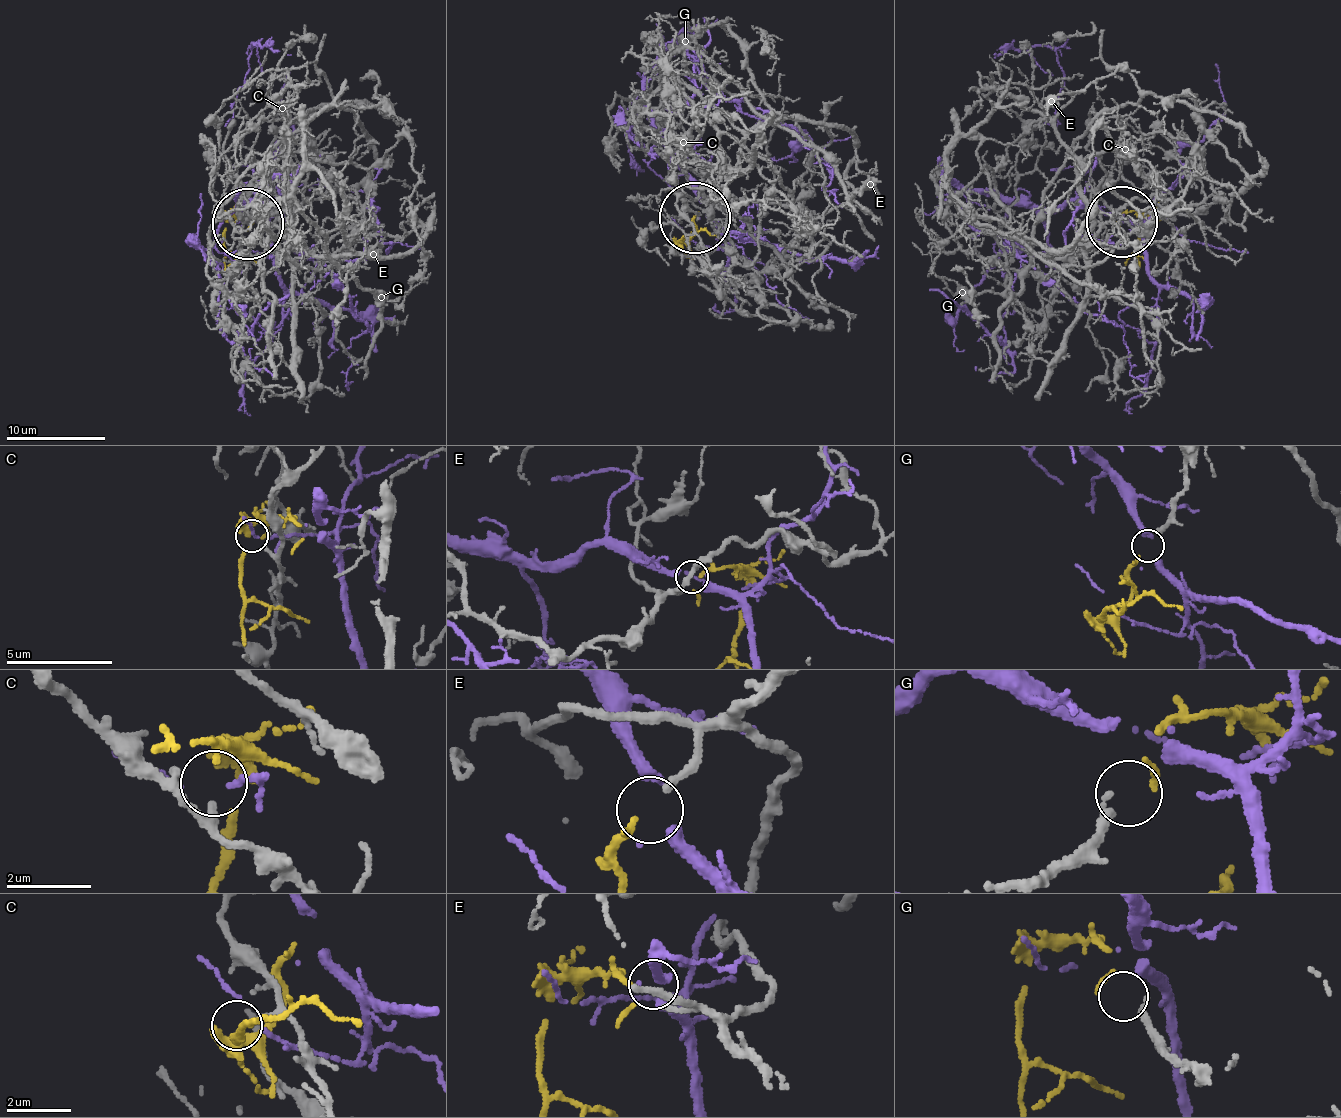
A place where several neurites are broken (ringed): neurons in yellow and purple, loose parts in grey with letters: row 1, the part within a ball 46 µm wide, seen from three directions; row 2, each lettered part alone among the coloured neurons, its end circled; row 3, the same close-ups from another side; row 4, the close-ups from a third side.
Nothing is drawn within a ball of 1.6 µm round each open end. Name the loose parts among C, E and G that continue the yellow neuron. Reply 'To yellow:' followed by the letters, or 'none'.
To yellow: E

